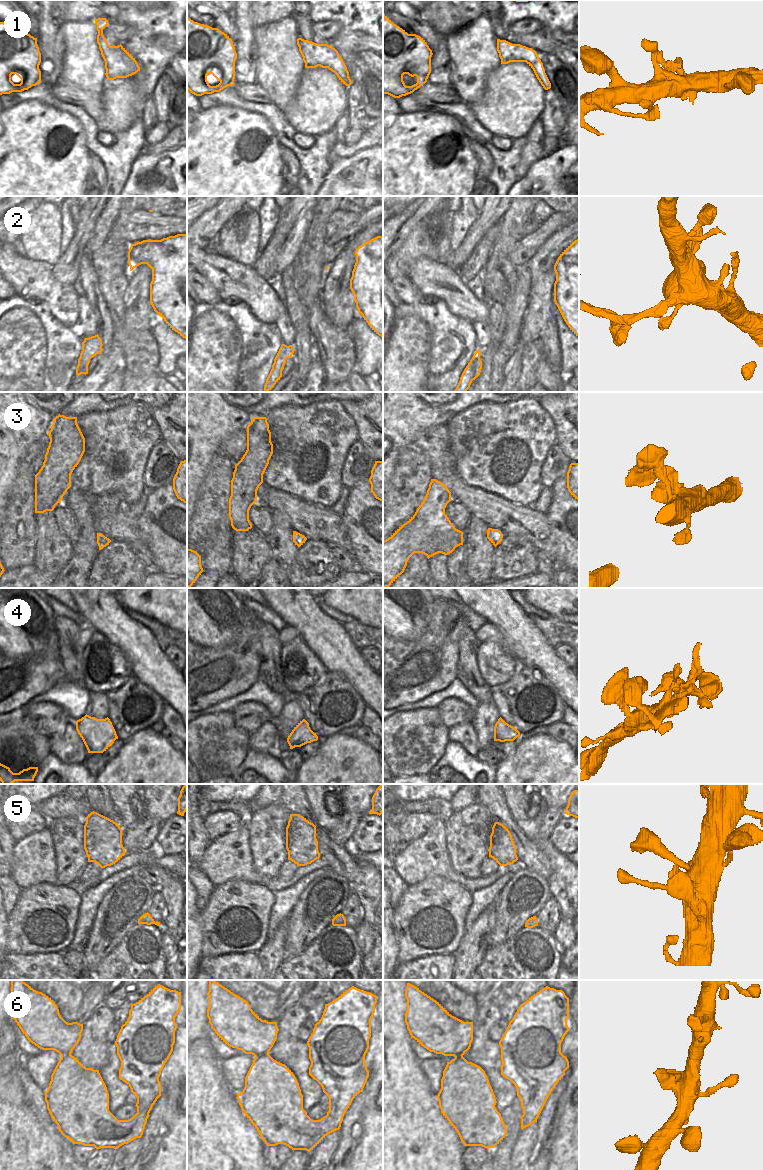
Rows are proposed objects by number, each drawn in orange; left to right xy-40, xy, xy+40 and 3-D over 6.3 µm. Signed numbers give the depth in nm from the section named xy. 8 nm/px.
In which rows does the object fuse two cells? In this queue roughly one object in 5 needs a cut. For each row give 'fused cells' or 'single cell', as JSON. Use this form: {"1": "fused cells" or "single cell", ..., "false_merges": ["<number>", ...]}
{"1": "single cell", "2": "single cell", "3": "single cell", "4": "fused cells", "5": "single cell", "6": "single cell", "false_merges": ["4"]}

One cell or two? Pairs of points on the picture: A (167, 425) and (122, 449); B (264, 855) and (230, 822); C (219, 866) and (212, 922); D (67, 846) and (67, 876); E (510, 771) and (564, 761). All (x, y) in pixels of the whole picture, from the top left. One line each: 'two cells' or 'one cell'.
A: two cells
B: two cells
C: two cells
D: one cell
E: one cell

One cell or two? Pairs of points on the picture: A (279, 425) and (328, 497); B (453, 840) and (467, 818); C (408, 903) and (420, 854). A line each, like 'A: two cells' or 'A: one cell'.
A: one cell
B: one cell
C: two cells

